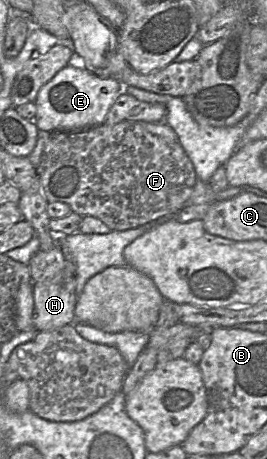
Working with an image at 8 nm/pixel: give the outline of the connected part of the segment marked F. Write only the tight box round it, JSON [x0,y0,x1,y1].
[37,121,197,231]

